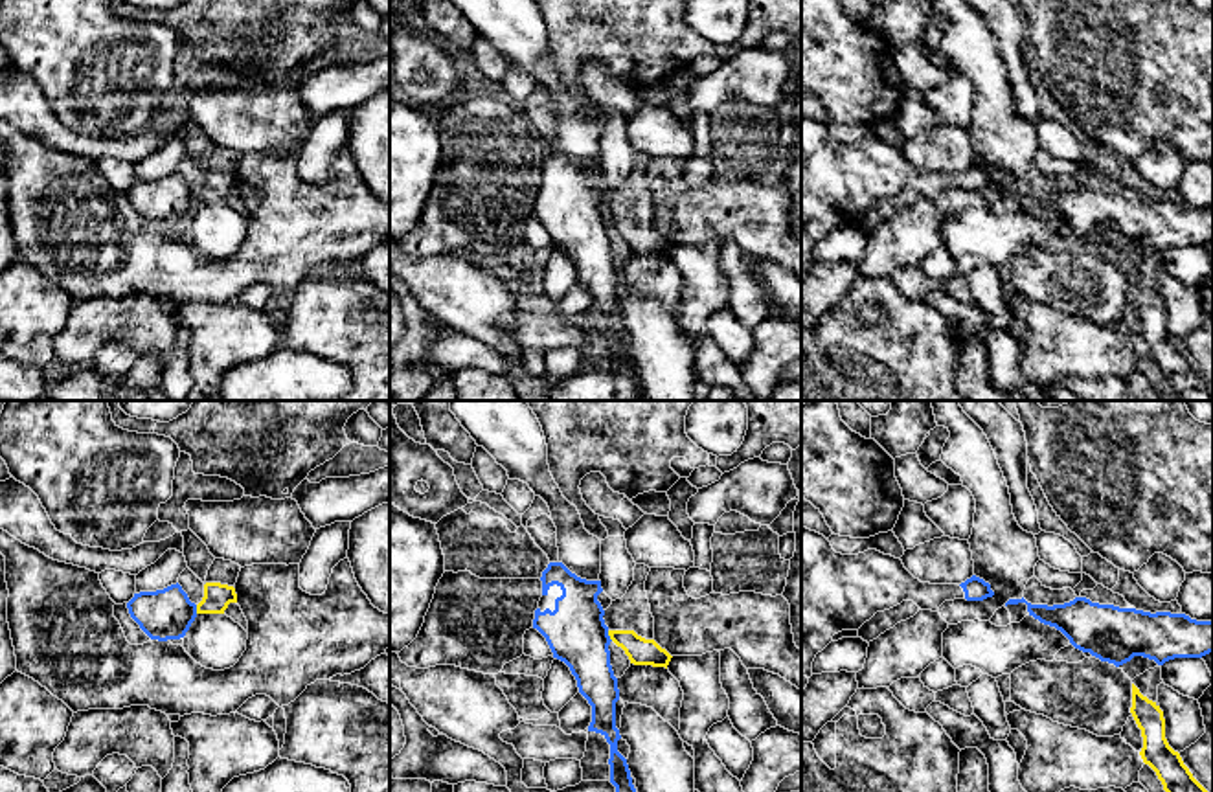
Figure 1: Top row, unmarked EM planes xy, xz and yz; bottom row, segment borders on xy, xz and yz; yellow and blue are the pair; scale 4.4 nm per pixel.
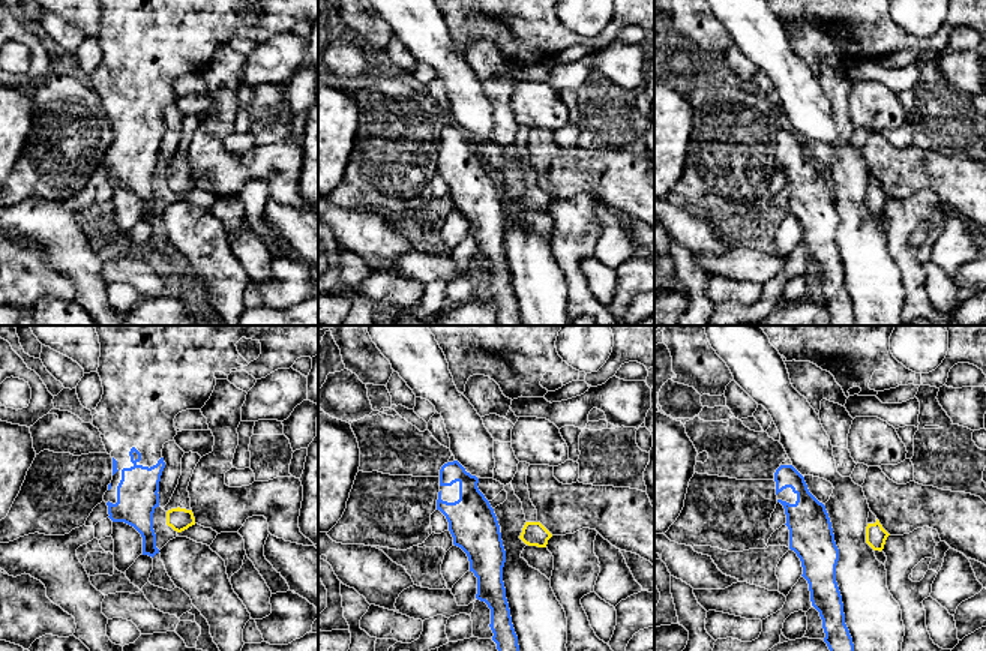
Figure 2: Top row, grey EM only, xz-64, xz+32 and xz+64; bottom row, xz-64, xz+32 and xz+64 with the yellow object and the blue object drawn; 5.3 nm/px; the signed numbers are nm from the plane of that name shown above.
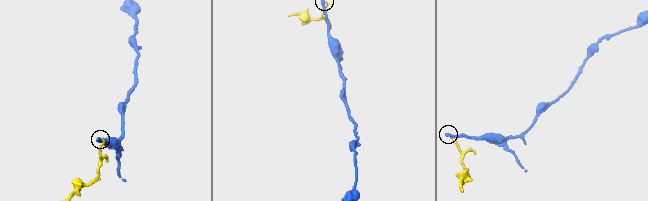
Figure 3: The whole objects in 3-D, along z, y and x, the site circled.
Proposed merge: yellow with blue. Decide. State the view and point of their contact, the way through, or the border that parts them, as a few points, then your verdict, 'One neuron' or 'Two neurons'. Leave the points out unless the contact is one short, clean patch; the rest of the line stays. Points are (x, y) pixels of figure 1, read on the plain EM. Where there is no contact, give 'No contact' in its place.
Touches yellow at xz (609, 223). Boundary: xz (607, 219), (612, 228). Two neurons

